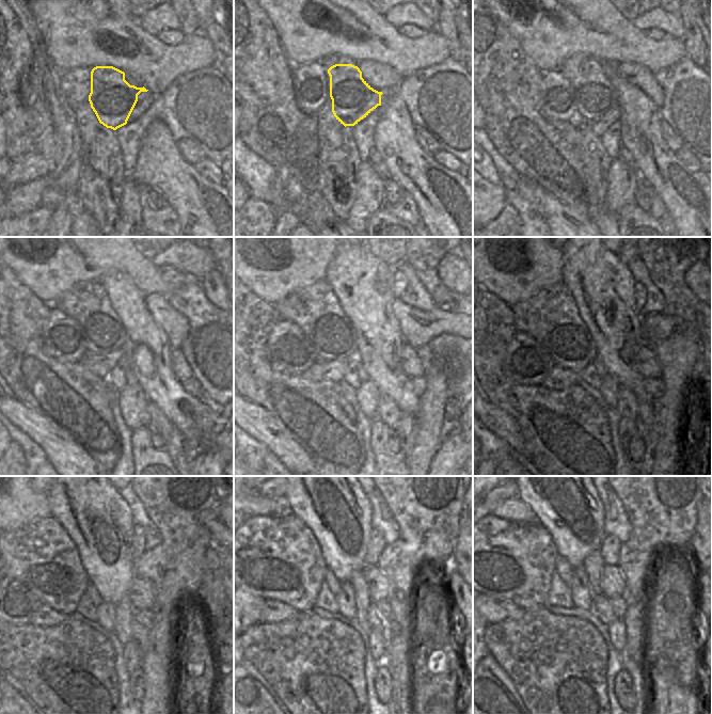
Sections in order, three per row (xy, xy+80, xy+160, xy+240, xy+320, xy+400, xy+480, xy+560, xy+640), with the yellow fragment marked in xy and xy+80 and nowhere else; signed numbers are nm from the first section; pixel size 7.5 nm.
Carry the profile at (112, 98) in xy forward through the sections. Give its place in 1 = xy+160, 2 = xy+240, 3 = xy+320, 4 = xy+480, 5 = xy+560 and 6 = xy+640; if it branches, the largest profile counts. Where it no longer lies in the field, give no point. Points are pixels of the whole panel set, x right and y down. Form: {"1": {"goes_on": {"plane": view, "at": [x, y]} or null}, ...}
{"1": {"goes_on": {"plane": "xy+160", "at": [594, 95]}}, "2": {"goes_on": {"plane": "xy+240", "at": [89, 304]}}, "3": {"goes_on": {"plane": "xy+320", "at": [315, 308]}}, "4": {"goes_on": {"plane": "xy+480", "at": [41, 556]}}, "5": {"goes_on": {"plane": "xy+560", "at": [278, 558]}}, "6": {"goes_on": {"plane": "xy+640", "at": [496, 557]}}}

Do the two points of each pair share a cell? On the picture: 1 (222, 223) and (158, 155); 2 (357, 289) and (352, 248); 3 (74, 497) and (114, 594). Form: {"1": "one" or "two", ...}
{"1": "one", "2": "one", "3": "one"}

